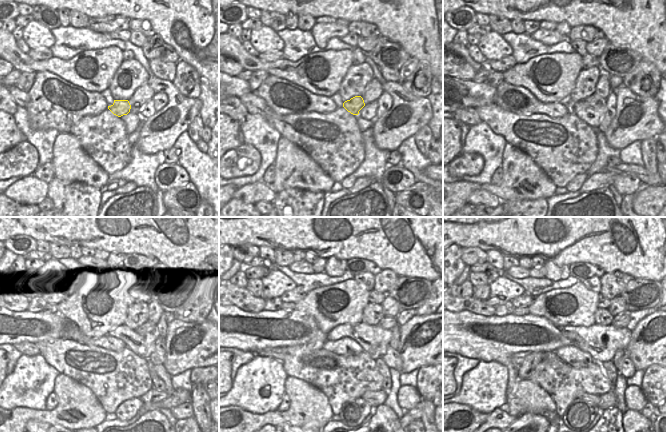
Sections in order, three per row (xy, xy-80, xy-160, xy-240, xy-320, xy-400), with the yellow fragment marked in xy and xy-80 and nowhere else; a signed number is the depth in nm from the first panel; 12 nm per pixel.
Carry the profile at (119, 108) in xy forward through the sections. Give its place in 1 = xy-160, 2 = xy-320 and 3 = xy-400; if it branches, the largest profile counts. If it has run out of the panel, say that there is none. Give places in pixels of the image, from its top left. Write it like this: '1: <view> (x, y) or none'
1: xy-160 (594, 99)
2: xy-320 (387, 323)
3: xy-400 (620, 321)

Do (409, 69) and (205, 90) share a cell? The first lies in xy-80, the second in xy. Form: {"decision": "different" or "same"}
{"decision": "different"}

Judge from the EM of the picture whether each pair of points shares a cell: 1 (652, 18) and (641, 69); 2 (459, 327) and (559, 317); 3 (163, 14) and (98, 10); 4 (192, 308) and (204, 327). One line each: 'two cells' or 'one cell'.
1: two cells
2: two cells
3: one cell
4: two cells

